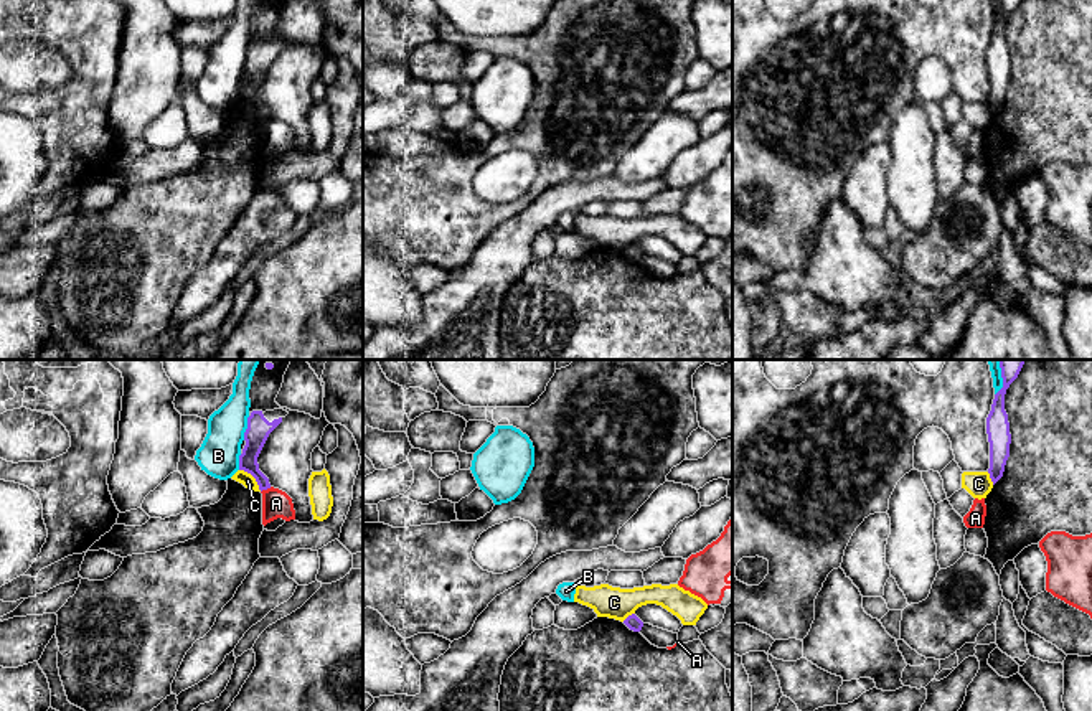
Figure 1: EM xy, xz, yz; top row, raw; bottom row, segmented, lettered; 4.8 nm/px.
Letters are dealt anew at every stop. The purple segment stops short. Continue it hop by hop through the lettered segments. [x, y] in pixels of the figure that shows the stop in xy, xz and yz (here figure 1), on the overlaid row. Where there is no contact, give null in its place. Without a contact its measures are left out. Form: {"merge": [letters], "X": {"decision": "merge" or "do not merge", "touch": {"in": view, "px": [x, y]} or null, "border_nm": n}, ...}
{"merge": [], "A": {"decision": "do not merge", "touch": {"in": "xy", "px": [266, 489]}, "border_nm": 60}, "B": {"decision": "do not merge", "touch": {"in": "xy", "px": [248, 428]}, "border_nm": 120}, "C": {"decision": "do not merge", "touch": {"in": "xy", "px": [253, 475]}, "border_nm": 160}}

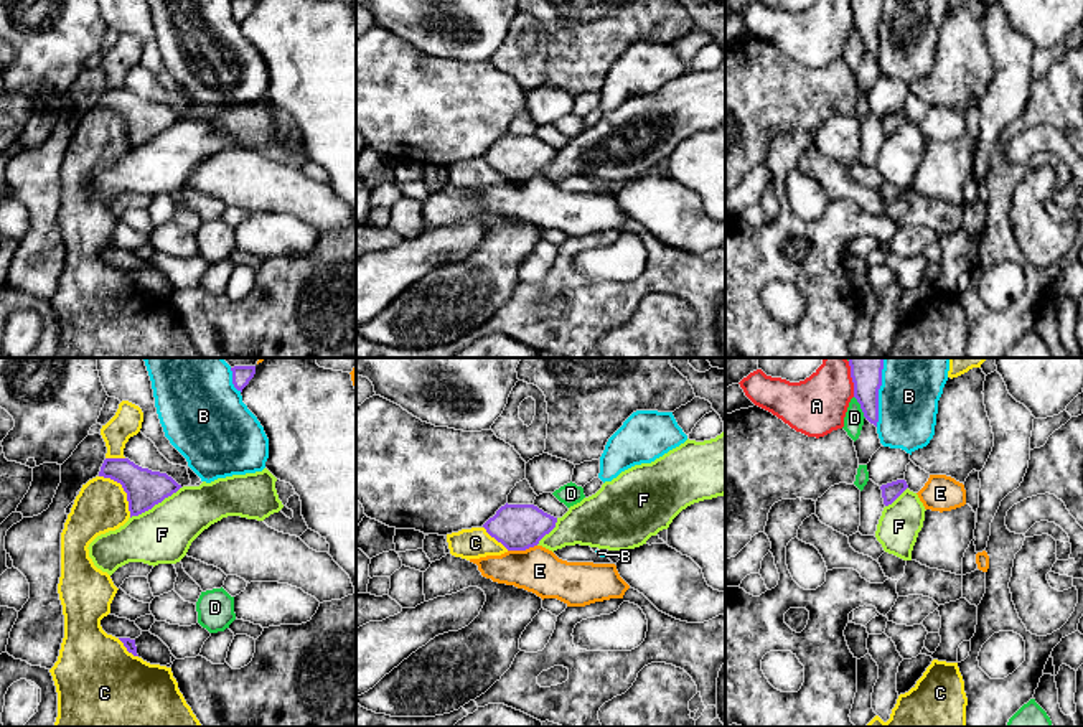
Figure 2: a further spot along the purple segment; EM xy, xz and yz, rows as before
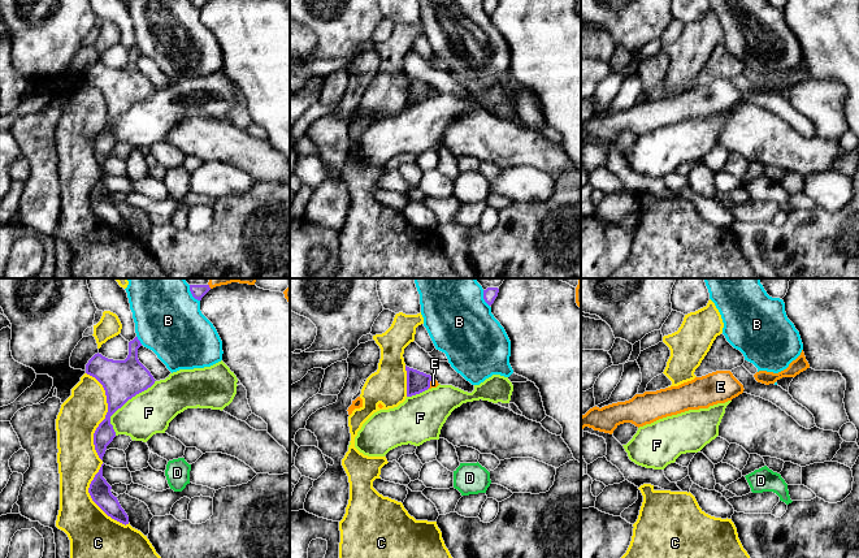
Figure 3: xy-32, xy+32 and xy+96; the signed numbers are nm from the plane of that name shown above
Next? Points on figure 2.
{"merge": ["E"], "A": {"decision": "do not merge", "touch": {"in": "yz", "px": [853, 379]}, "border_nm": 180}, "B": {"decision": "do not merge", "touch": {"in": "yz", "px": [877, 393]}, "border_nm": 340}, "C": {"decision": "do not merge", "touch": {"in": "xy", "px": [124, 490]}, "border_nm": 260}, "D": {"decision": "do not merge", "touch": {"in": "yz", "px": [861, 408]}, "border_nm": 130}, "E": {"decision": "merge", "touch": {"in": "xz", "px": [521, 549]}, "border_nm": 150}, "F": {"decision": "do not merge", "touch": {"in": "xy", "px": [155, 503]}, "border_nm": 300}}

